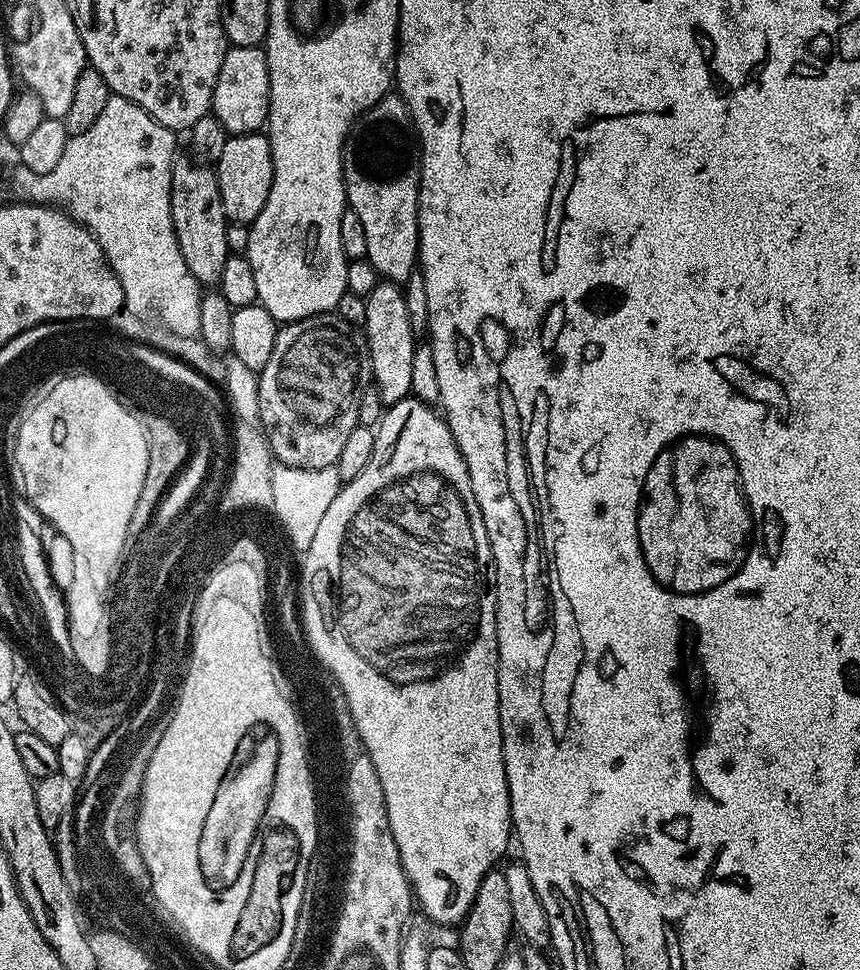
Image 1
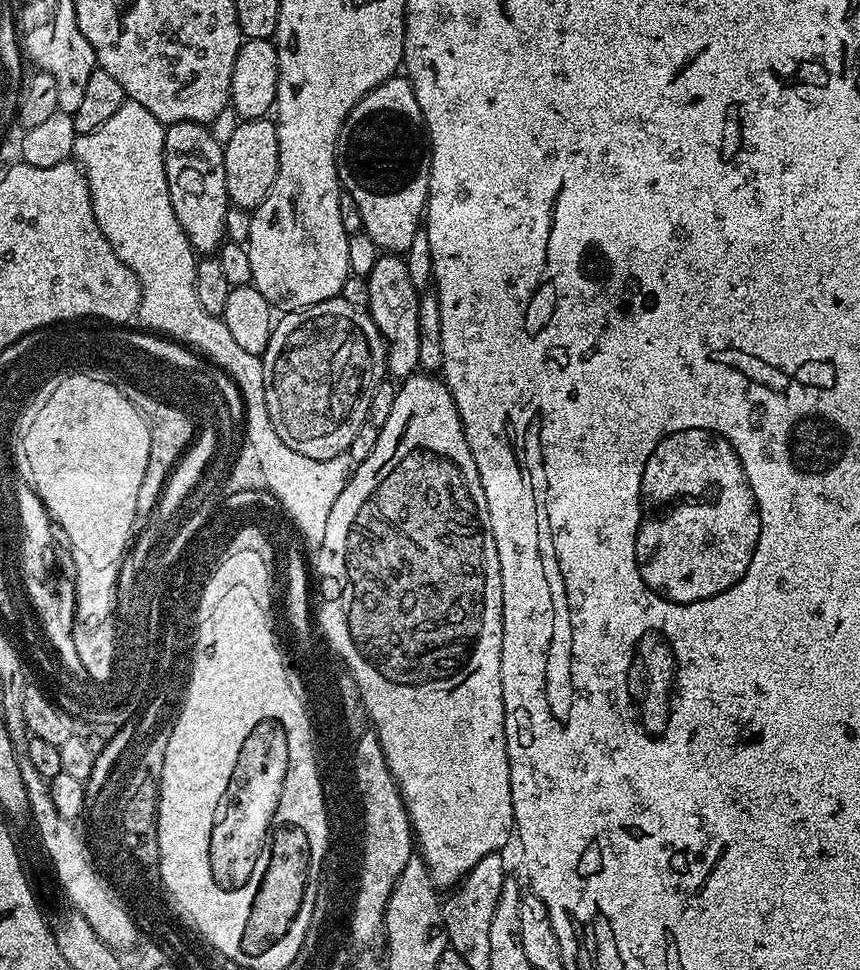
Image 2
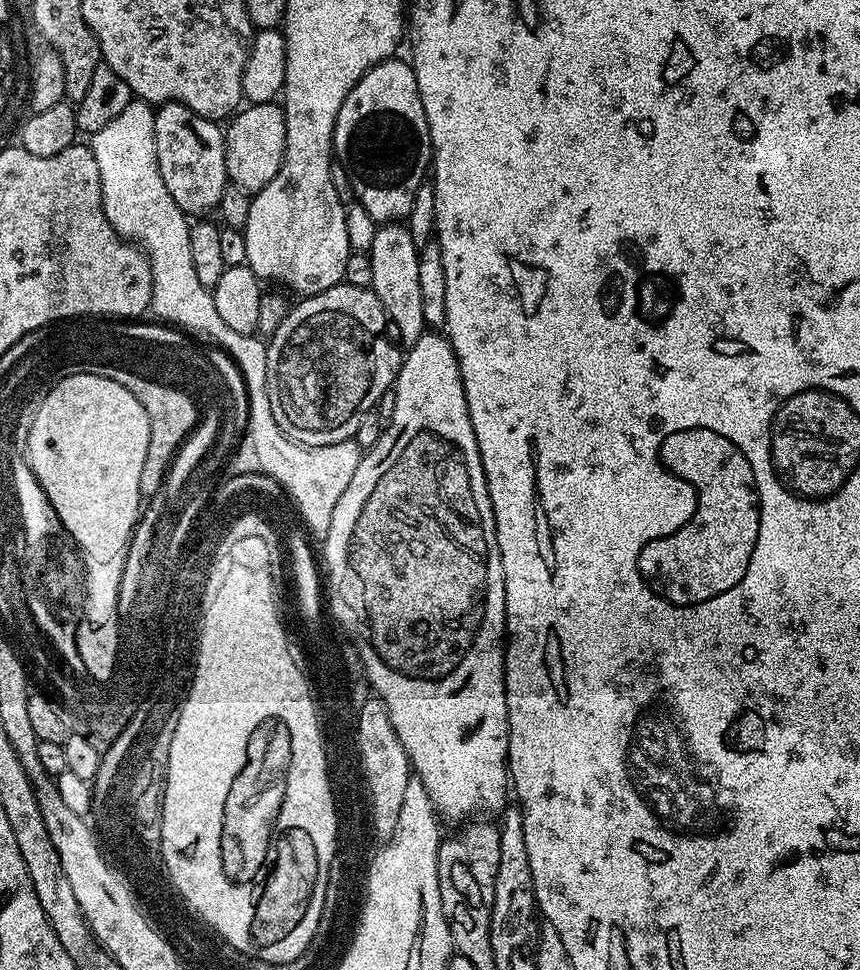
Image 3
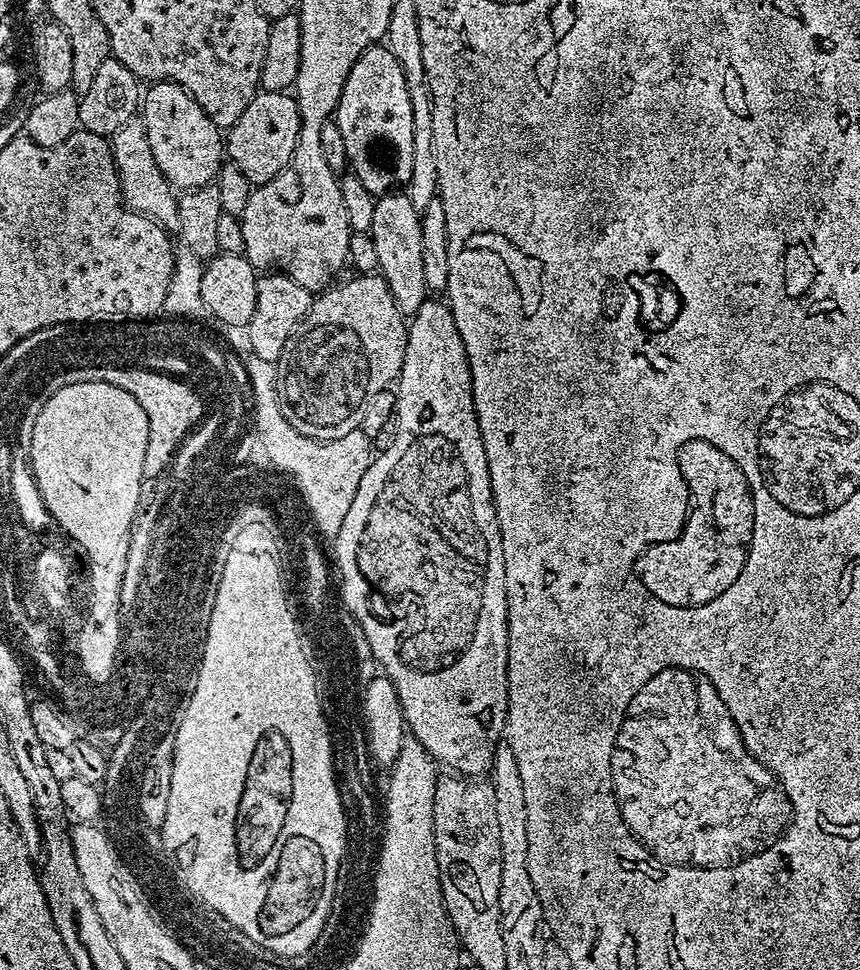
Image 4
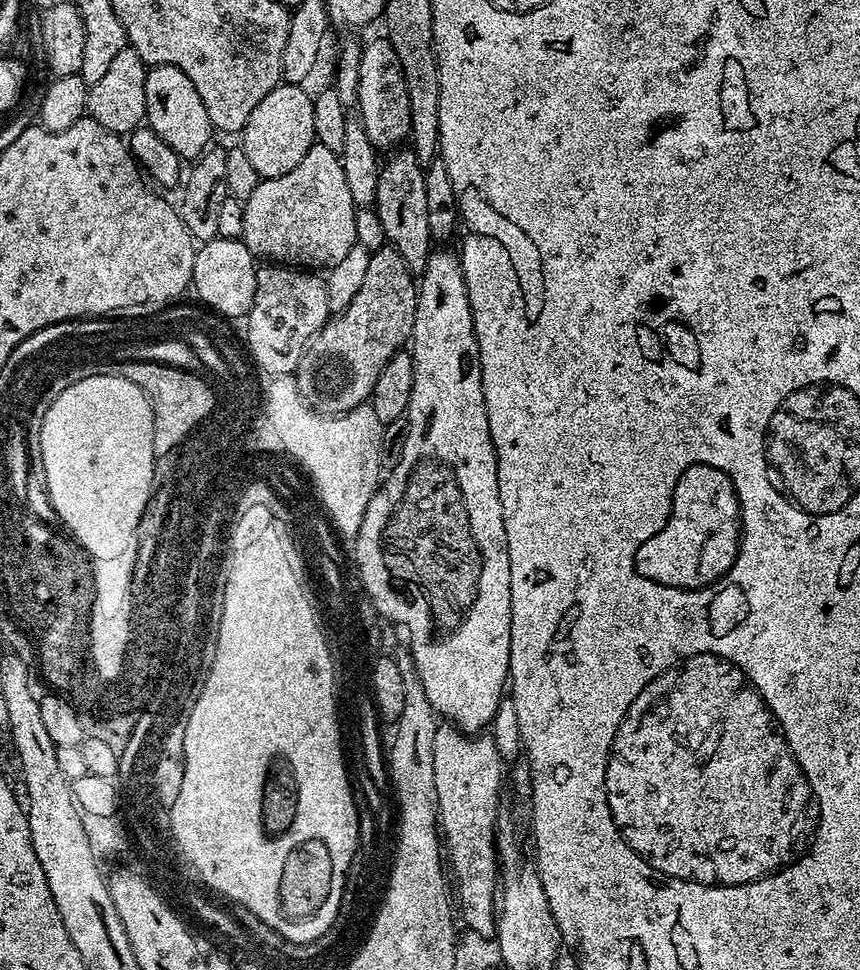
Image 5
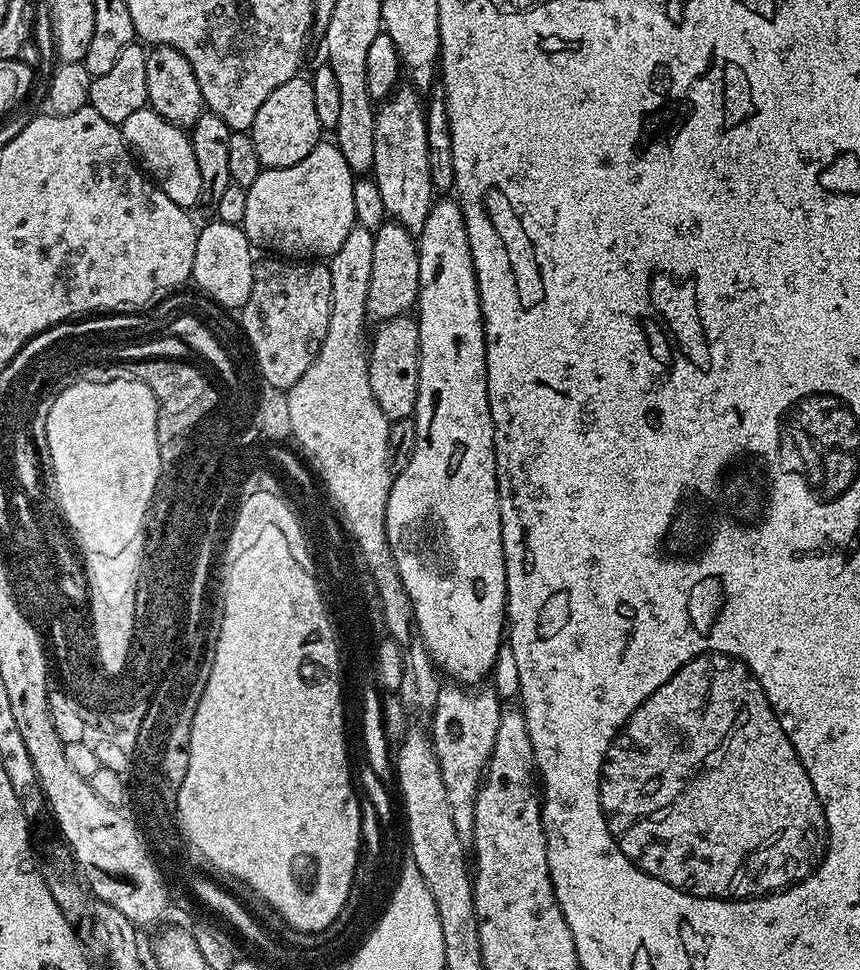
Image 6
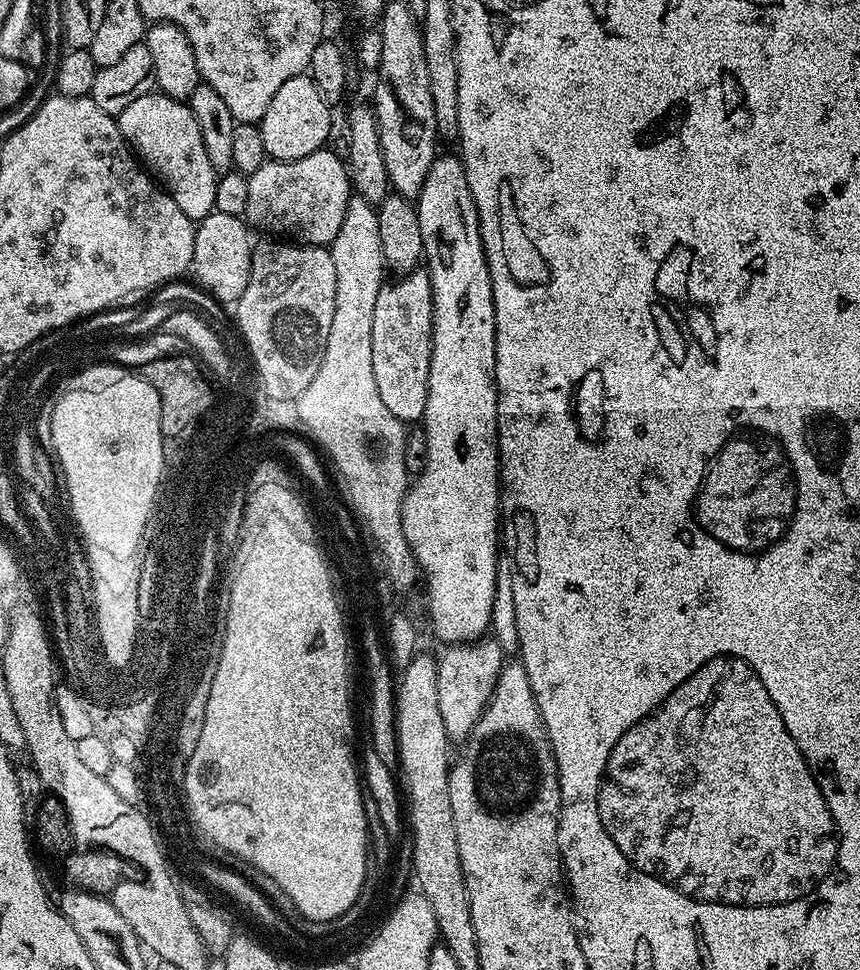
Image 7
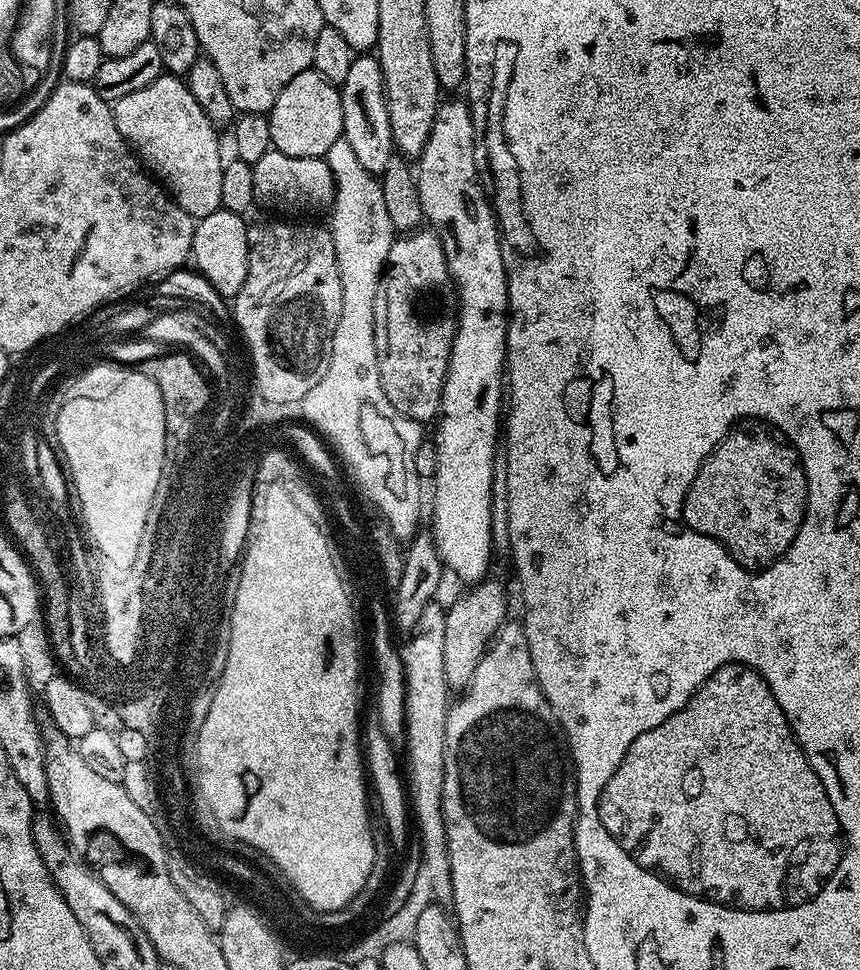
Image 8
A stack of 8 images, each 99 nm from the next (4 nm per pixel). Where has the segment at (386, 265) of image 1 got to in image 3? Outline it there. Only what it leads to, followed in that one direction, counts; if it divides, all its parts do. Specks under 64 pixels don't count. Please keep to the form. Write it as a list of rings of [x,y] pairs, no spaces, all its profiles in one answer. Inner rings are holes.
[[[400,59],[383,60],[356,83],[350,94],[346,94],[332,135],[335,159],[342,170],[346,170],[346,178],[350,178],[355,203],[361,204],[377,225],[407,221],[414,206],[414,194],[418,194],[418,186],[426,183],[424,175],[429,175],[432,162],[430,126],[426,122],[426,110],[422,110],[418,78],[414,78],[411,63]]]

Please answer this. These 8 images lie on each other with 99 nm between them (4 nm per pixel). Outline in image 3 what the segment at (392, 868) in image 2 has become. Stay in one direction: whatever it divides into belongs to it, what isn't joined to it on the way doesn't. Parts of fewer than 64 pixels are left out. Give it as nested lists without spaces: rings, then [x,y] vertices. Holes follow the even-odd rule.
[[[371,698],[362,706],[363,715],[358,724],[358,760],[364,763],[366,782],[372,786],[373,799],[376,800],[376,827],[380,833],[392,831],[394,823],[398,823],[398,813],[402,810],[402,798],[406,798],[406,786],[414,778],[412,763],[408,760],[405,748],[394,730],[379,699]]]

